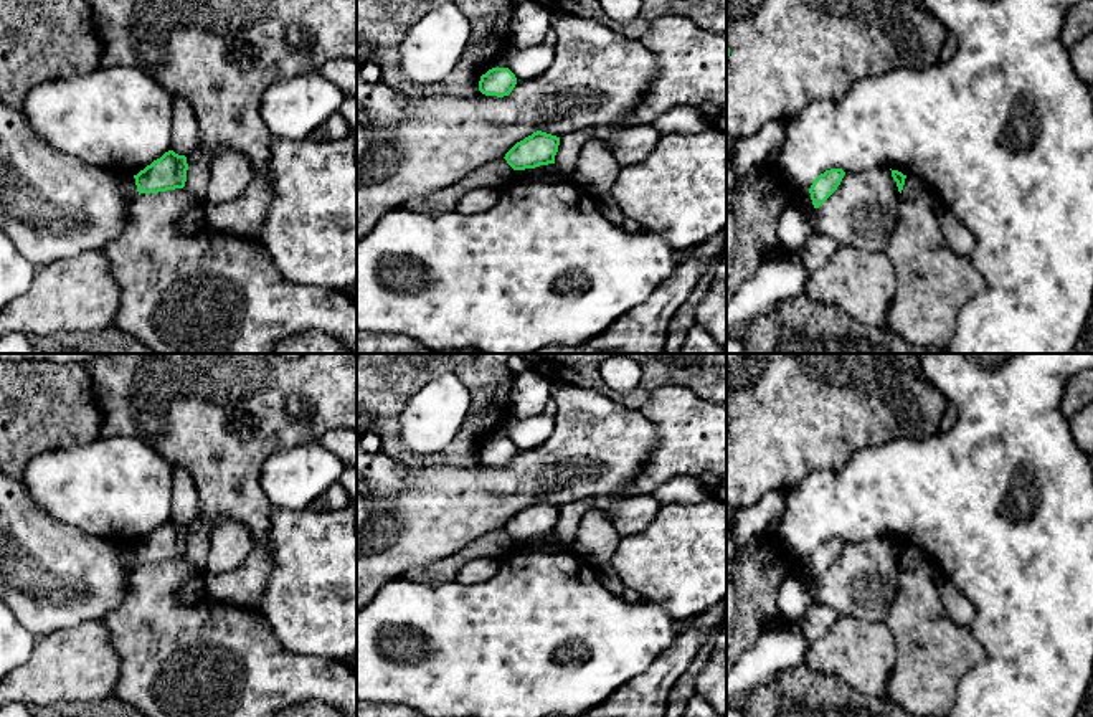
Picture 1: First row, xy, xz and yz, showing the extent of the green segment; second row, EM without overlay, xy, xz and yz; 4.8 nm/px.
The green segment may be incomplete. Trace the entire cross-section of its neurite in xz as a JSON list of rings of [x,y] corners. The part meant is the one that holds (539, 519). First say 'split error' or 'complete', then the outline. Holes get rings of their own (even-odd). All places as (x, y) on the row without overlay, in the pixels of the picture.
complete; [[[537,501],[517,512],[504,529],[513,540],[535,539],[555,534],[558,515],[560,507]]]

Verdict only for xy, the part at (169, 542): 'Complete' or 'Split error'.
Complete

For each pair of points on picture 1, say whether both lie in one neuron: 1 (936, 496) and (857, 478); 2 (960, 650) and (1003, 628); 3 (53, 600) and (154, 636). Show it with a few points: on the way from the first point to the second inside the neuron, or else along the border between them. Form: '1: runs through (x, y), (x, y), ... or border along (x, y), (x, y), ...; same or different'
1: runs through (917, 489), (877, 489); same
2: border along (969, 626), (984, 656), (963, 676); different
3: border along (127, 587), (126, 597), (101, 620); different

